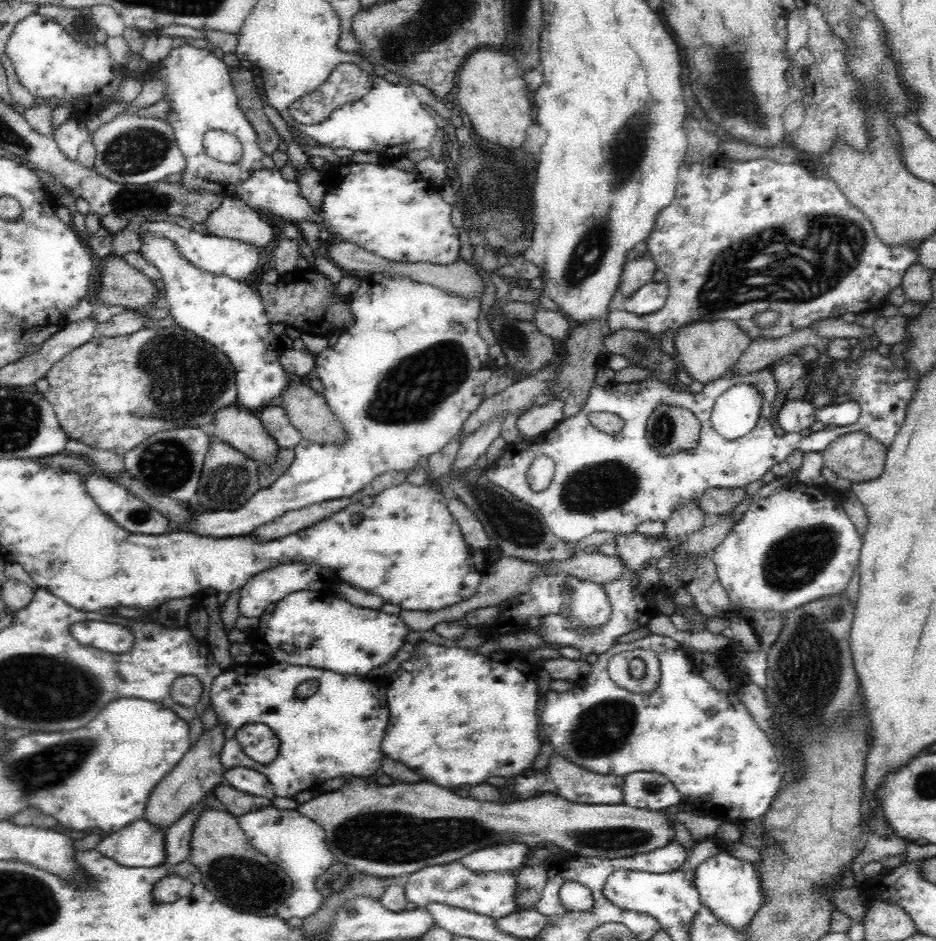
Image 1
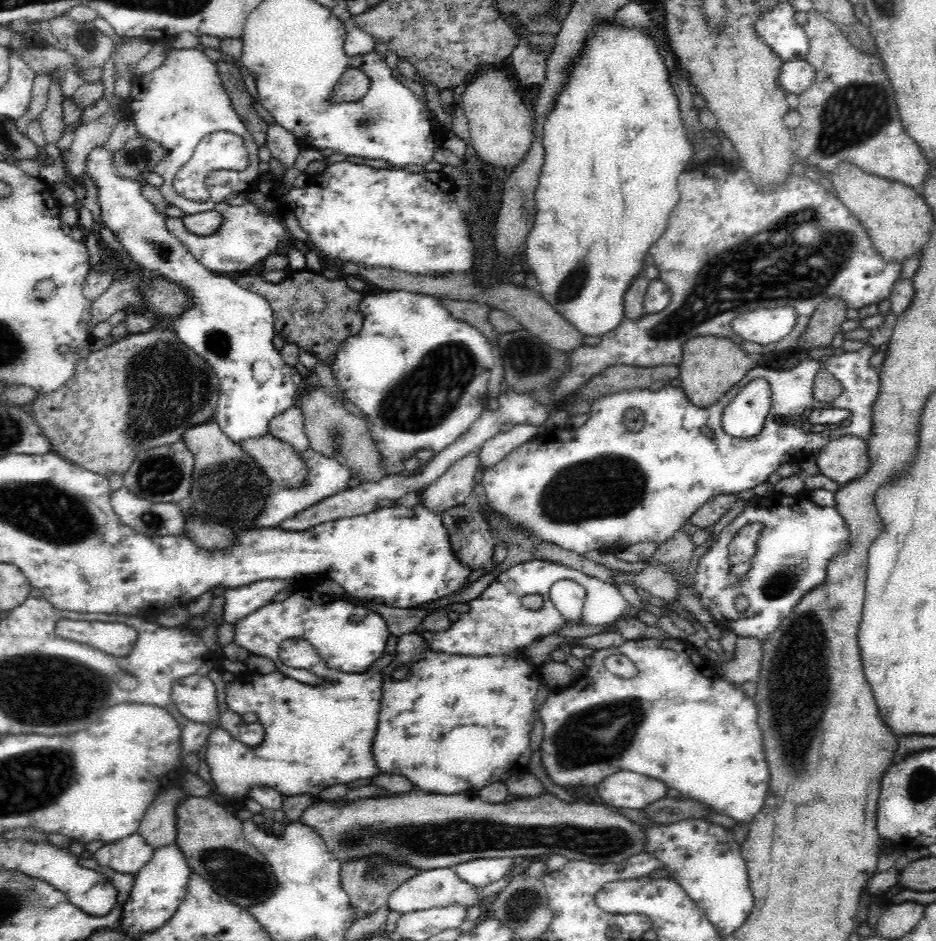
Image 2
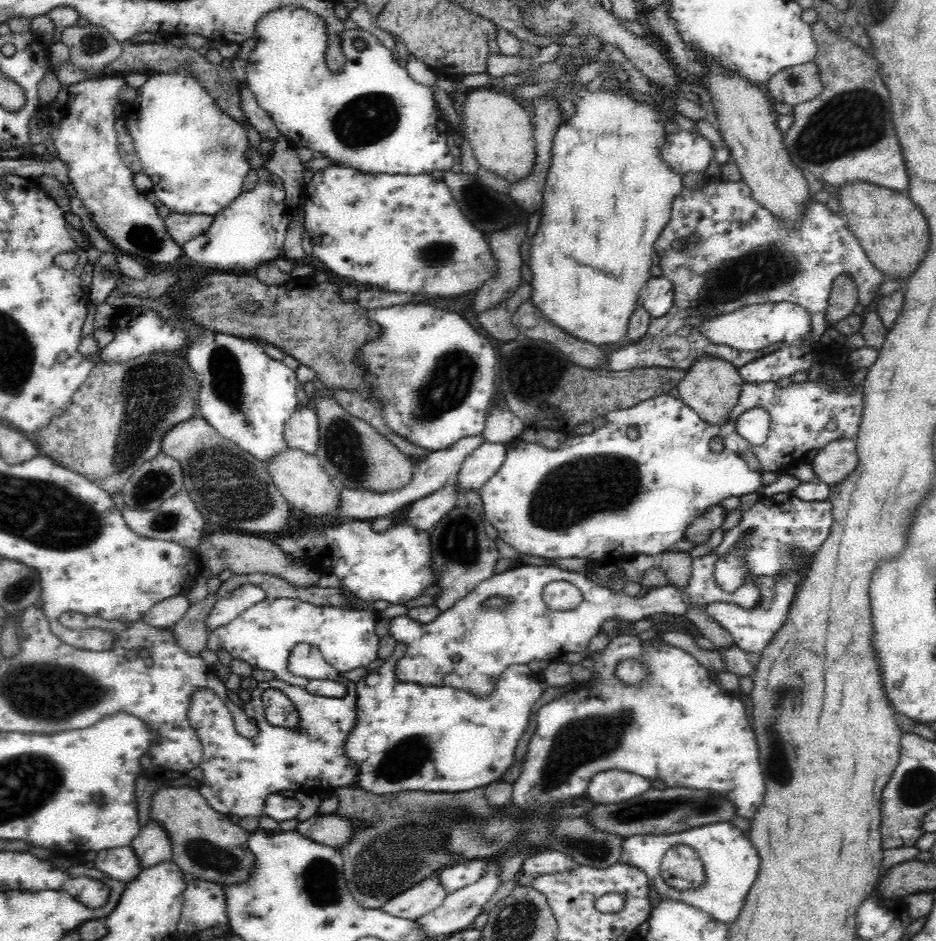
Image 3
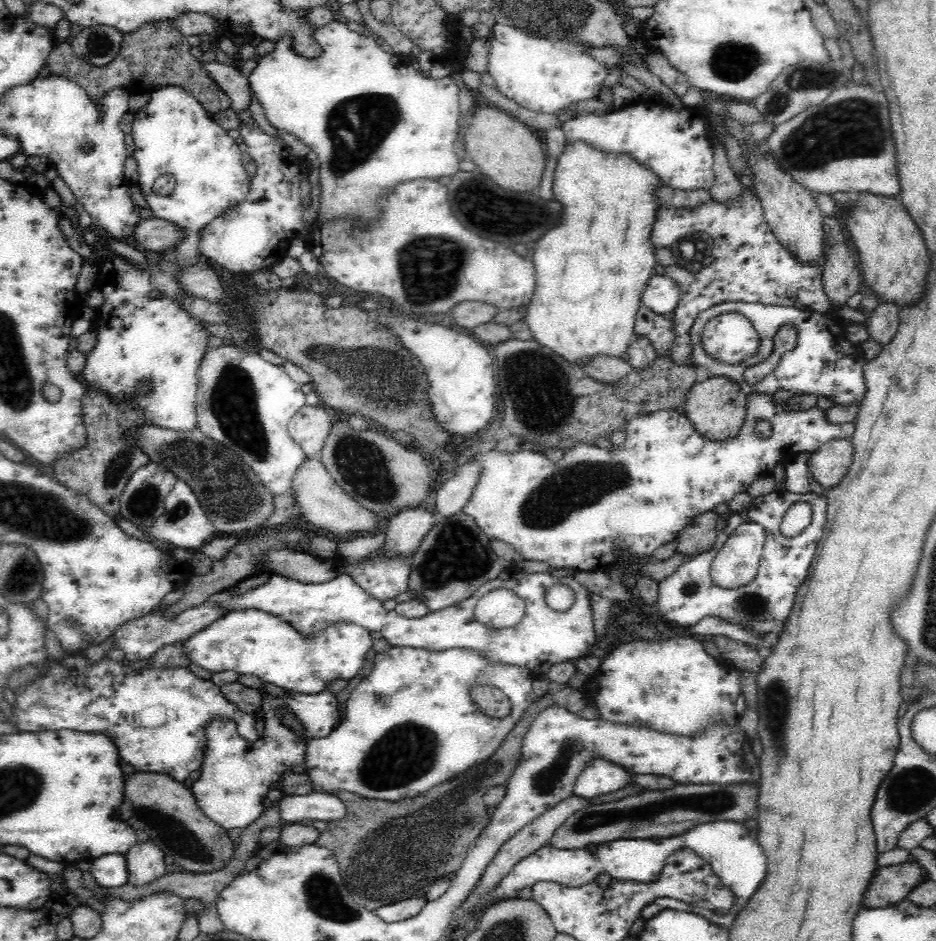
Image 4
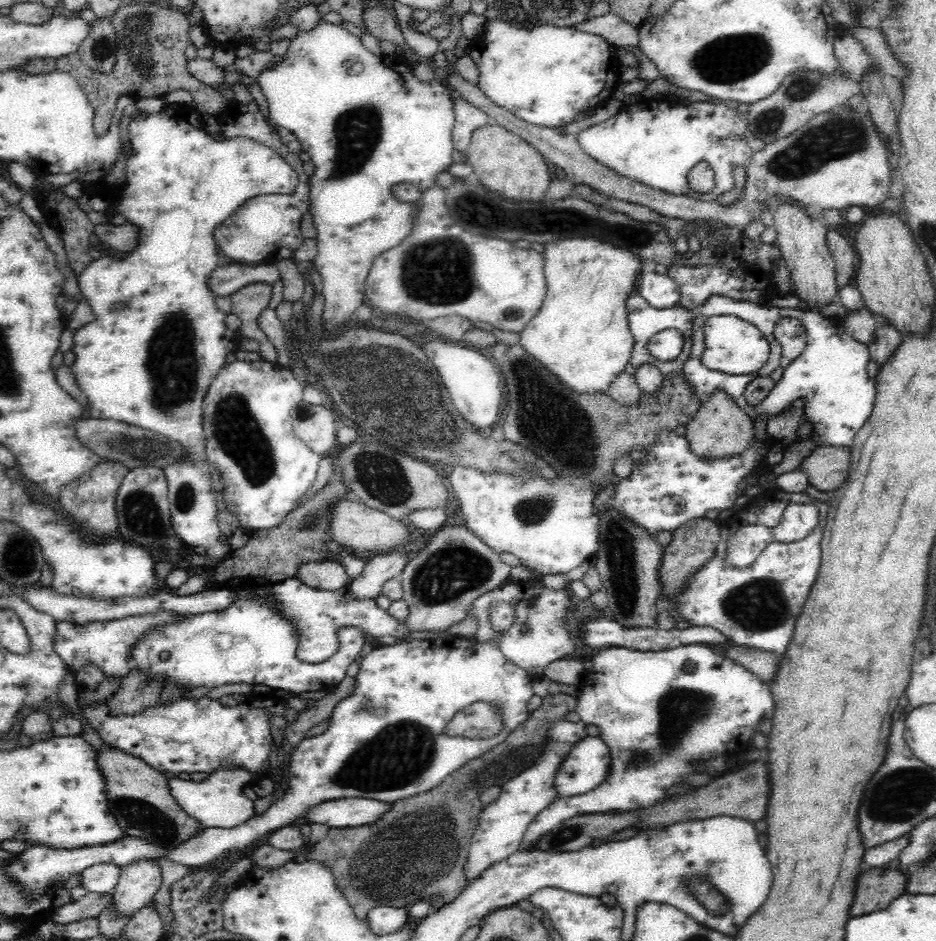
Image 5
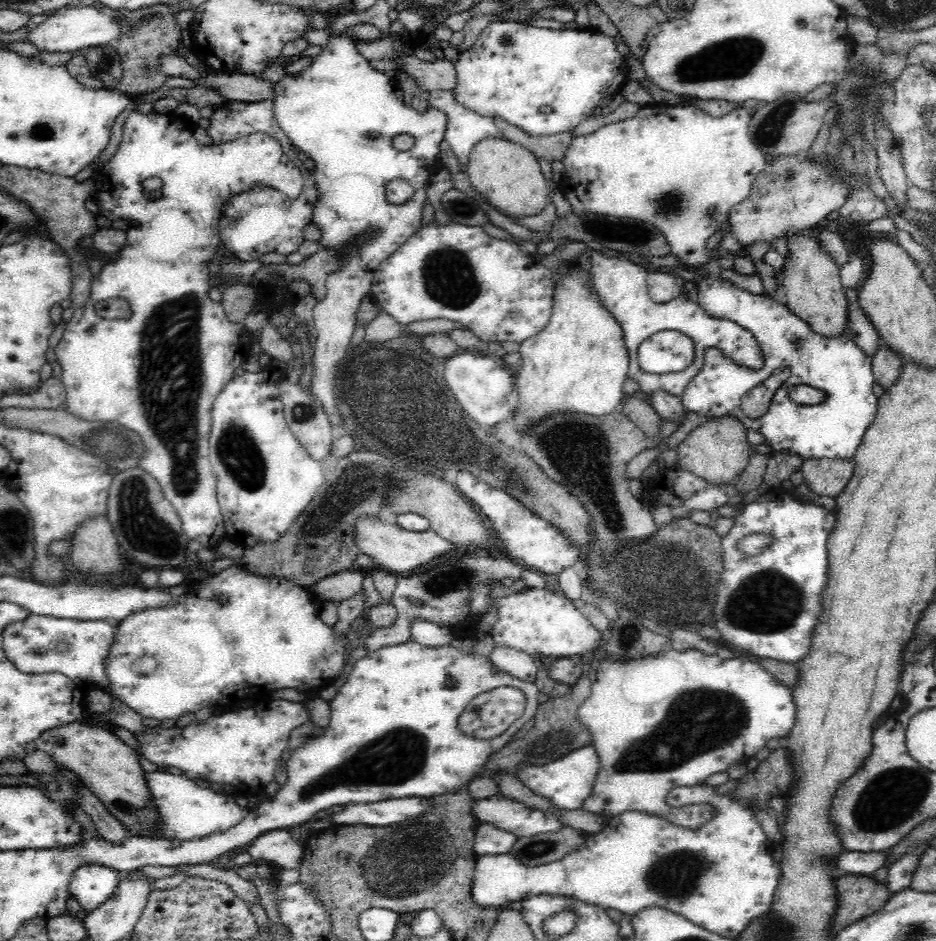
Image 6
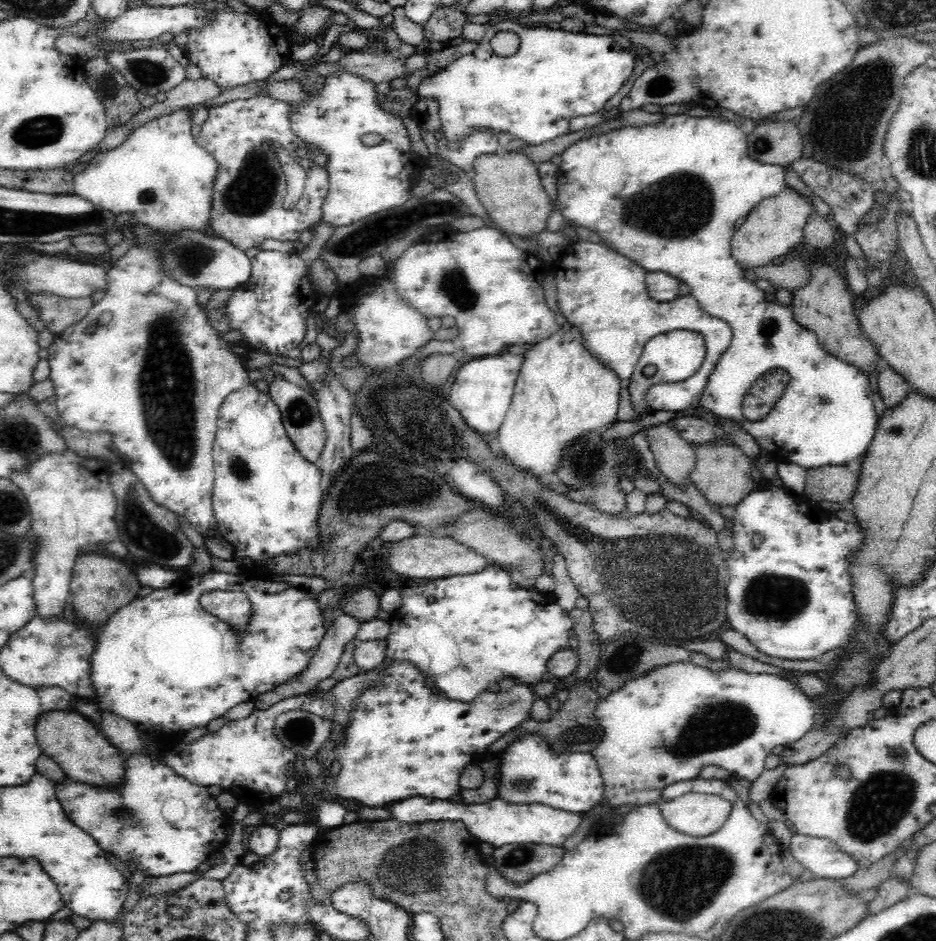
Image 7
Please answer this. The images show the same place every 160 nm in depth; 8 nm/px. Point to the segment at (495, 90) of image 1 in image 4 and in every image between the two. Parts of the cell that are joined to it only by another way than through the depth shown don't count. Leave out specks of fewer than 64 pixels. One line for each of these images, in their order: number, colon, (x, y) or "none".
2: (500, 127)
3: (500, 135)
4: (504, 150)

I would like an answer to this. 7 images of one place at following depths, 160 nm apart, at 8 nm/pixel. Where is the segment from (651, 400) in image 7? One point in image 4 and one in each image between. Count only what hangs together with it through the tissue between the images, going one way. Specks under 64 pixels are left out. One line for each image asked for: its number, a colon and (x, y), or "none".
4: (730, 338)
5: (733, 346)
6: (621, 285)

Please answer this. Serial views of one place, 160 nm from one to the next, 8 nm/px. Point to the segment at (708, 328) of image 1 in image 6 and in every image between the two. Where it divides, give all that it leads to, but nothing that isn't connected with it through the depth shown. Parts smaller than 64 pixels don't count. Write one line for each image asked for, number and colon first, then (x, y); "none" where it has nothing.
2: (710, 365)
3: (711, 387)
4: (716, 407)
5: (720, 428)
6: (718, 451)

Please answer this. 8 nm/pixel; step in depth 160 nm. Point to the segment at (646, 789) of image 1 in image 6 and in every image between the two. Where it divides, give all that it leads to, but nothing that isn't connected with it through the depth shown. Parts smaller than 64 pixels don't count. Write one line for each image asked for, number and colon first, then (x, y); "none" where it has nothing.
2: (624, 788)
3: (608, 787)
4: (599, 777)
5: (588, 763)
6: (567, 782)

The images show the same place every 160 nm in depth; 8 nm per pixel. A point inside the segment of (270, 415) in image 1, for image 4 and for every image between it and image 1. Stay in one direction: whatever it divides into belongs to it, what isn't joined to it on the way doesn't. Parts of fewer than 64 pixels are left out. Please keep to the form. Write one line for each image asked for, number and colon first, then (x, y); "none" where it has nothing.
2: (288, 426)
3: (301, 432)
4: (310, 426)

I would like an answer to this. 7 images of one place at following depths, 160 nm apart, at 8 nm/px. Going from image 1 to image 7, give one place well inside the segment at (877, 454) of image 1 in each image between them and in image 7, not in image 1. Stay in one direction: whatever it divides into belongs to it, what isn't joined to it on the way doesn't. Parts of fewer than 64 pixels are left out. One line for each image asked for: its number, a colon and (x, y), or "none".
2: (843, 459)
3: (836, 460)
4: (828, 464)
5: (827, 467)
6: (826, 477)
7: (836, 484)

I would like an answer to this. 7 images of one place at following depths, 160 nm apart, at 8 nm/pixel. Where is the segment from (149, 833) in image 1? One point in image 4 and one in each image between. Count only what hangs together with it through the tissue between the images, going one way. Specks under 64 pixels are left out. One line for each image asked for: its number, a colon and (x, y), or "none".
2: (129, 855)
3: (122, 864)
4: (109, 871)

